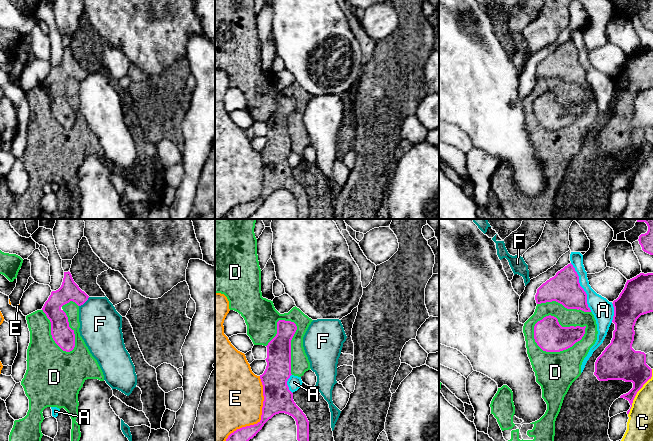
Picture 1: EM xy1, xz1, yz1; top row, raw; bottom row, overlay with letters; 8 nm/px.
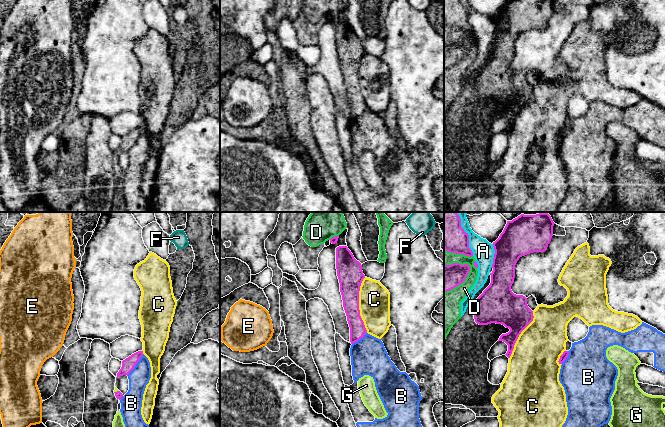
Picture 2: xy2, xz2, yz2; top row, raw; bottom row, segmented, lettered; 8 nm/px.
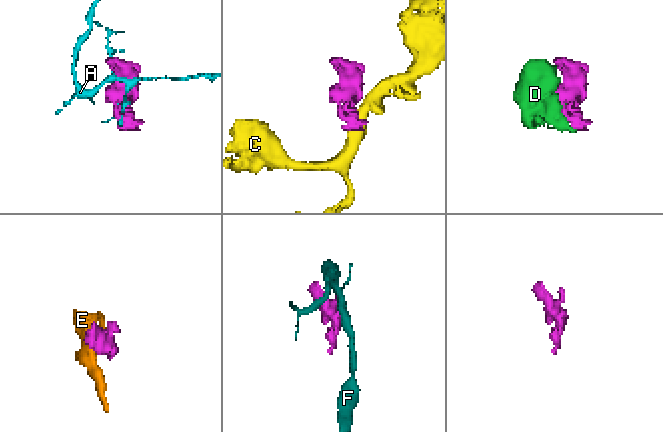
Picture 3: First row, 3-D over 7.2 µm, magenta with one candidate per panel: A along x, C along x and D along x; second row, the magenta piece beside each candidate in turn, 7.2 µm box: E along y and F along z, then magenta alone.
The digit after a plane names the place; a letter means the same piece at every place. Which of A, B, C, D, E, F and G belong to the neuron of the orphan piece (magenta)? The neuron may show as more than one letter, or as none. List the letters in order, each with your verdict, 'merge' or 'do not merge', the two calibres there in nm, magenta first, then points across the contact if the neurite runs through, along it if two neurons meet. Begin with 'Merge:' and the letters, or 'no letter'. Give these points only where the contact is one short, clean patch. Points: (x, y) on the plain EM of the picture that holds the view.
Merge: G
A: do not merge; calibres 260 and 170 nm
B: do not merge; calibres 100 and 170 nm; border xy2 (143, 130), (127, 151)
C: do not merge; calibres 200 and 260 nm
D: do not merge; calibres 240 and 320 nm
E: do not merge; calibres 220 and 440 nm
F: do not merge; calibres 160 and 340 nm; border xy1 (89, 73), (79, 82)
G: merge; calibres 60 and 20 nm

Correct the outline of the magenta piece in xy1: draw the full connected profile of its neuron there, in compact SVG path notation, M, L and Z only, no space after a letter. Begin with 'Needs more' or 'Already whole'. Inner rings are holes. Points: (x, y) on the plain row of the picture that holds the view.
Already whole. M64 48L61 63L52 67L42 86L51 98L51 111L55 119L66 128L75 123L74 106L69 103L68 93L61 83L70 77L83 81L89 72L74 58L71 49Z

